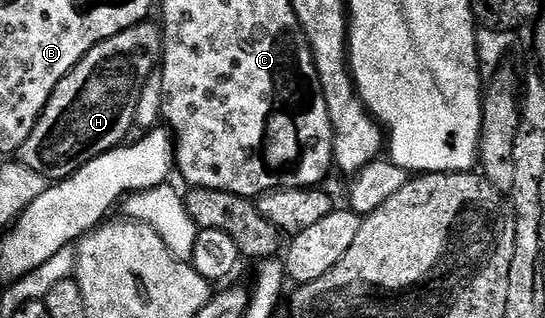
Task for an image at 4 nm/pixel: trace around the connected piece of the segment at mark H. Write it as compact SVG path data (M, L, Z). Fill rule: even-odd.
M151 23L134 24L129 30L121 30L121 34L113 34L113 38L105 38L105 42L93 46L93 50L89 50L89 54L85 54L85 58L57 82L45 110L37 118L37 126L33 126L33 134L29 134L19 147L17 156L25 166L43 175L48 182L58 182L93 162L93 158L120 147L128 139L127 131L135 128L141 90L163 59L163 29L158 23Z

